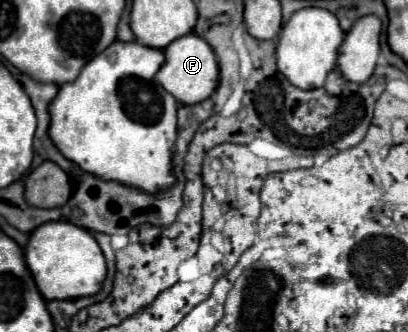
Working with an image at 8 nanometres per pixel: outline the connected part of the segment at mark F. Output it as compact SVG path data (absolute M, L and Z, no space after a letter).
M189 32L189 34L181 36L181 40L173 40L173 44L169 44L169 48L165 48L163 52L165 52L165 64L157 72L155 80L169 94L173 94L177 102L199 104L213 94L213 90L217 88L217 82L219 82L219 68L217 68L217 60L215 60L211 46L201 36Z

